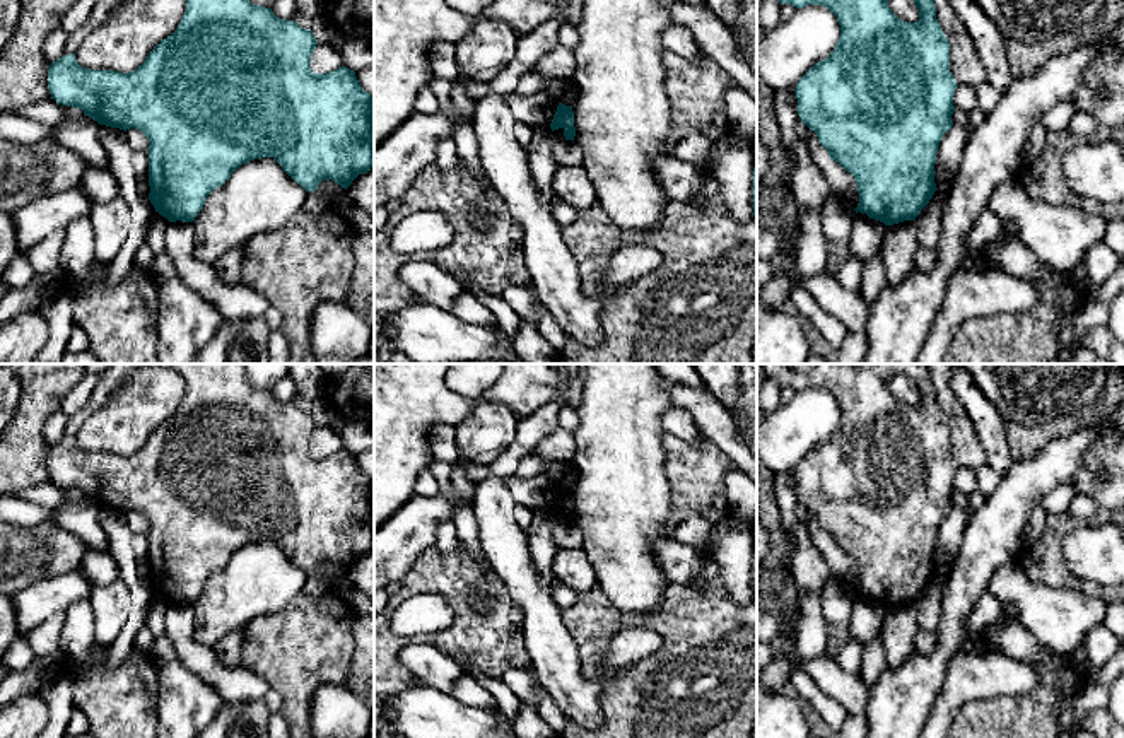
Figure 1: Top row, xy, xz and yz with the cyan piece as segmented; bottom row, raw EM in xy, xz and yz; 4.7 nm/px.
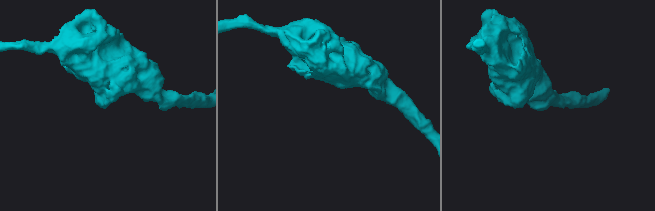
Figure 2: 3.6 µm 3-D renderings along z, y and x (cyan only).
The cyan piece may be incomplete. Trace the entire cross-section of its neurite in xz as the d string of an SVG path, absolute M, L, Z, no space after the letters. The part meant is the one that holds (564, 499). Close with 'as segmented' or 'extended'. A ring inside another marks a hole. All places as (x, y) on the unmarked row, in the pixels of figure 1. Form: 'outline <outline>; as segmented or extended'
outline M559 485L553 502L550 506L552 514L562 511L565 523L574 523L576 509L574 509L574 494L572 489L565 489Z; as segmented

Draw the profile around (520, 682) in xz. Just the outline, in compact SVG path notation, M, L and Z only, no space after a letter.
M507 670L502 682L519 697L521 704L533 707L538 712L538 683L528 670Z

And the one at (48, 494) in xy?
M48 480L48 482L39 483L36 487L19 490L19 492L15 492L15 495L29 501L32 504L55 509L60 504L65 504L65 490L67 489L61 489L55 482Z

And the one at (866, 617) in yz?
M858 594L849 618L849 634L863 644L871 642L881 634L887 608Z

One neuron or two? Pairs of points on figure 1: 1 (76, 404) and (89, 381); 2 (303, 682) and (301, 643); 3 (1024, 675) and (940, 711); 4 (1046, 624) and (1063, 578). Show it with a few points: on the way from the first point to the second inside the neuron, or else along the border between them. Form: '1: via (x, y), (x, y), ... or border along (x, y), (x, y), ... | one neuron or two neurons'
1: via (76, 398), (86, 386) | one neuron
2: via (301, 672), (301, 653) | one neuron
3: via (1003, 675), (974, 677), (960, 691) | one neuron
4: border along (1024, 569), (1036, 581), (1080, 590) | two neurons

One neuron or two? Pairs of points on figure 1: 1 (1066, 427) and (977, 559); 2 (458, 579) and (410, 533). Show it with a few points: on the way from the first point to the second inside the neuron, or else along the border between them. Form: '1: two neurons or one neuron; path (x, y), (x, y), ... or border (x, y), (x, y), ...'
1: two neurons; border (1099, 421), (1047, 441), (1027, 458)
2: two neurons; border (434, 545), (427, 547), (400, 579)

